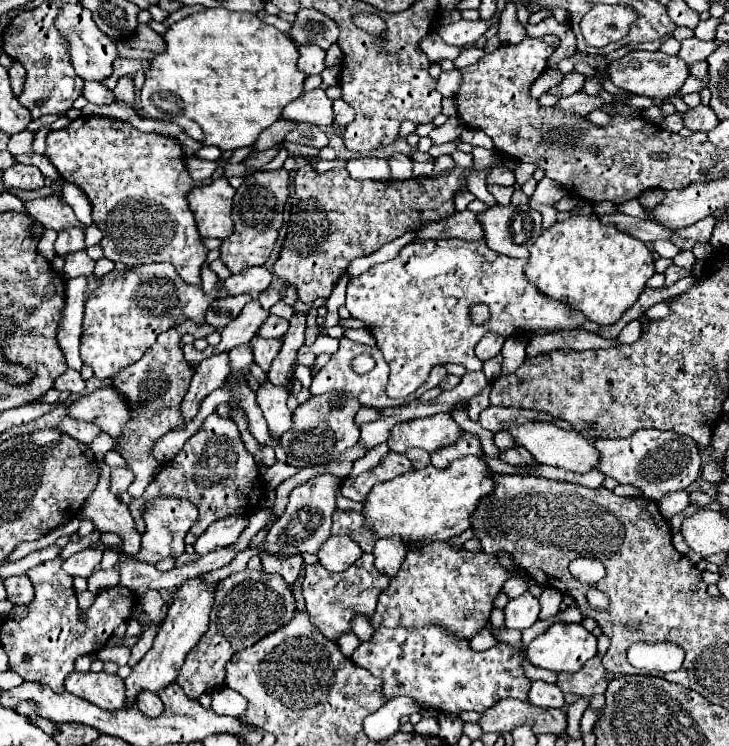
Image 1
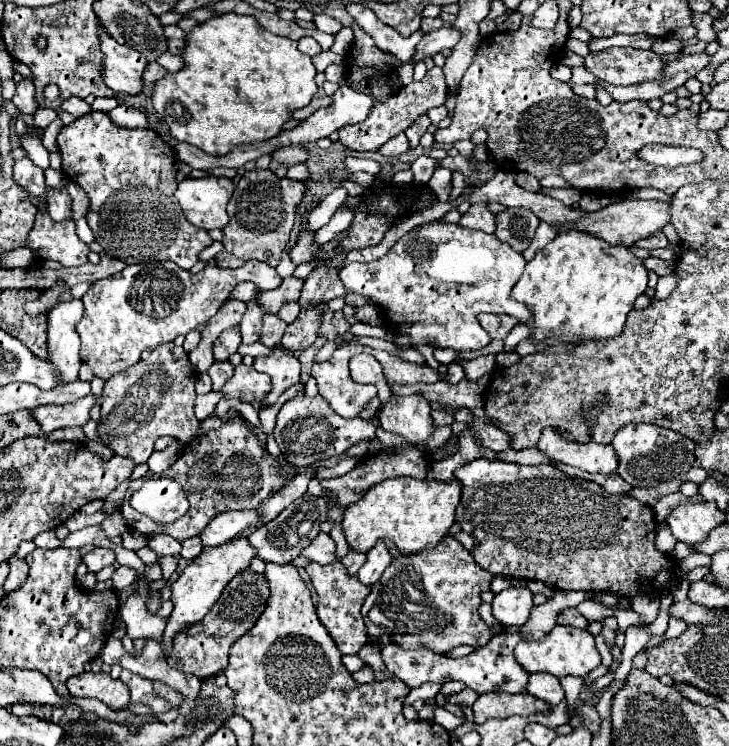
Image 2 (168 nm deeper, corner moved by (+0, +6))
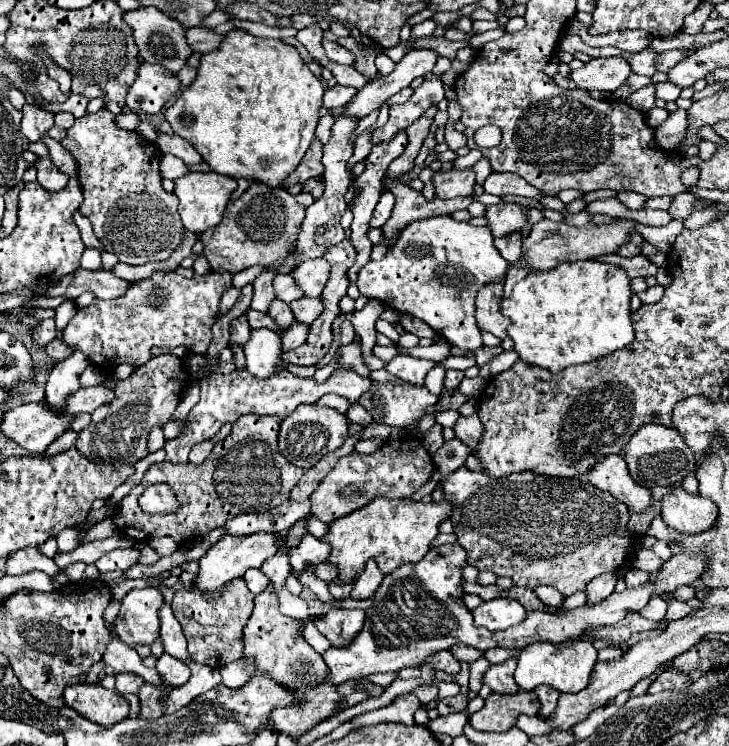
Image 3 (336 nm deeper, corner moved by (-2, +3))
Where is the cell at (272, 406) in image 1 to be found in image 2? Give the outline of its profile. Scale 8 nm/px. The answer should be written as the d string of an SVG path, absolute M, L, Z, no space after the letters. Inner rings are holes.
M281 345L271 347L271 351L269 351L267 355L255 357L253 367L259 372L271 375L271 385L273 385L273 389L271 389L271 393L265 397L269 405L273 405L287 387L299 383L301 363L297 361L297 357L295 357L291 351L285 351Z

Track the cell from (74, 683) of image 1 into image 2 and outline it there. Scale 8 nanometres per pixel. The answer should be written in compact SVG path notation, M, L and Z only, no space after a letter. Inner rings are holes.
M81 673L67 681L69 695L99 699L113 711L121 711L129 705L129 689L113 679L109 673Z

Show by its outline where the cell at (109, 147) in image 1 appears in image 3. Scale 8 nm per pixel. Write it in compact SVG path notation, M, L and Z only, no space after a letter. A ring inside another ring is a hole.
M99 110L95 114L85 114L75 120L75 124L67 130L67 136L61 140L61 146L71 152L77 162L77 180L83 190L81 214L87 216L93 224L95 236L103 244L103 248L119 258L119 262L139 266L149 262L163 262L171 258L175 248L183 242L185 226L177 212L177 196L163 188L163 178L159 172L161 154L155 144L145 142L137 132L121 130L113 122L113 114L107 110Z

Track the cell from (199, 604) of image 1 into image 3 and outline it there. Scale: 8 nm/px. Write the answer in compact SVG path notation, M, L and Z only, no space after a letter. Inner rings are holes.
M257 532L251 536L227 536L225 534L199 560L201 570L195 578L195 588L201 592L219 592L229 580L243 576L247 568L261 568L261 564L267 558L275 556L275 552L277 552L275 534L265 534L265 532Z

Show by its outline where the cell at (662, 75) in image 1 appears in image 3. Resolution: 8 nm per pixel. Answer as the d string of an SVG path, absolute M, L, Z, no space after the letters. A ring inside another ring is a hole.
M623 56L593 58L585 62L579 70L571 72L571 80L583 90L605 90L613 92L633 74L629 62Z

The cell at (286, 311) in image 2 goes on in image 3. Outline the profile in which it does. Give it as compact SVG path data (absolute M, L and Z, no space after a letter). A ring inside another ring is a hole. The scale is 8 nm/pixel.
M299 298L299 300L293 300L289 302L289 308L291 312L295 314L295 320L297 322L303 322L303 324L311 324L319 312L323 310L323 304L319 298Z

